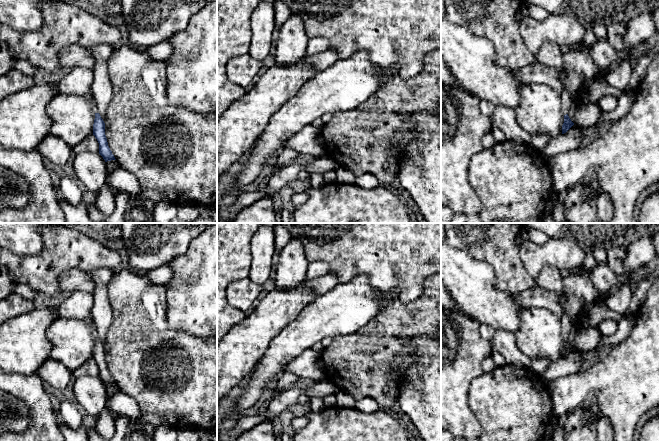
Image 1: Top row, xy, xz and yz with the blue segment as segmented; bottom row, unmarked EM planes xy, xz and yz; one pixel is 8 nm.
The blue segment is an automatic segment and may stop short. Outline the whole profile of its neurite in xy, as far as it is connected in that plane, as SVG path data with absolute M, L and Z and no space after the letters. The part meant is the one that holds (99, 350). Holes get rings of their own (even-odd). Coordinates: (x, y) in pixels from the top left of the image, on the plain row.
M75 291L60 303L58 307L58 317L85 320L92 325L92 334L95 337L93 359L99 367L99 378L105 386L116 384L108 370L105 359L105 347L98 337L97 327L91 315L92 305L92 293Z

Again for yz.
M563 293L560 297L560 304L562 305L564 309L564 314L561 318L561 334L564 339L564 347L562 349L562 358L564 358L574 349L574 347L571 345L571 343L568 340L568 336L573 325L572 325L570 317L566 314L566 297Z

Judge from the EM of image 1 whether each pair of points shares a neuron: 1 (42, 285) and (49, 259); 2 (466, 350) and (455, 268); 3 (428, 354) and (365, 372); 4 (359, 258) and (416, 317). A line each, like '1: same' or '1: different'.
1: same
2: different
3: different
4: different

